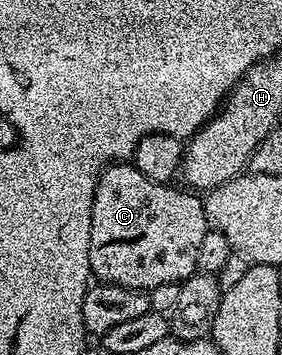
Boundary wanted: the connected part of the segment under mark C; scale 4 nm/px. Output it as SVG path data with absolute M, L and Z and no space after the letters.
M113 163L101 171L90 219L91 276L110 285L141 291L151 291L162 283L187 282L197 272L198 247L202 247L202 235L210 231L210 226L203 200L195 192L180 189L159 185L132 163Z

